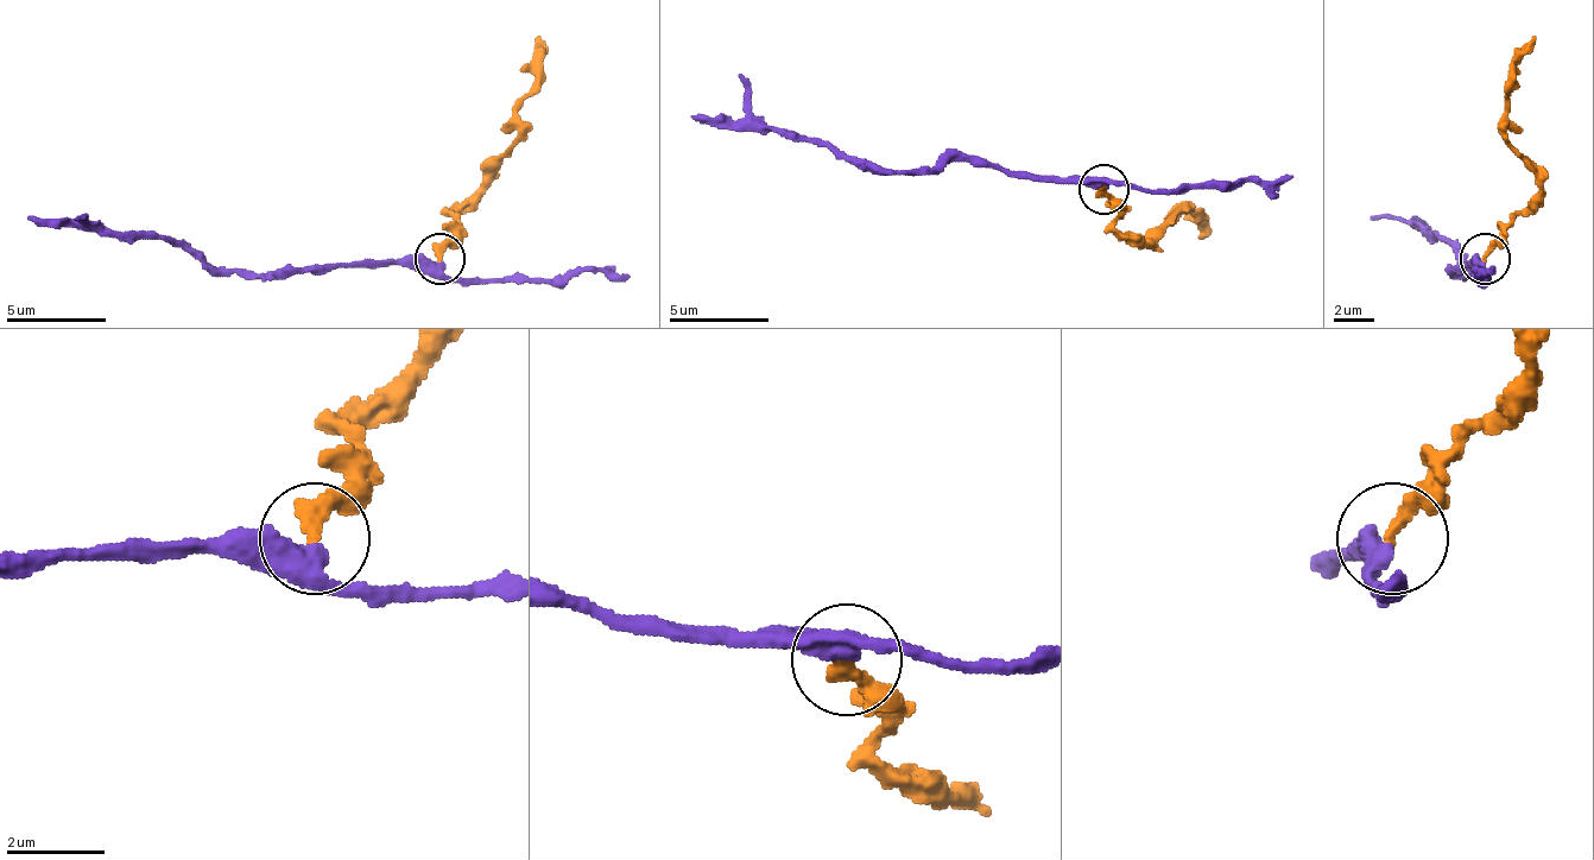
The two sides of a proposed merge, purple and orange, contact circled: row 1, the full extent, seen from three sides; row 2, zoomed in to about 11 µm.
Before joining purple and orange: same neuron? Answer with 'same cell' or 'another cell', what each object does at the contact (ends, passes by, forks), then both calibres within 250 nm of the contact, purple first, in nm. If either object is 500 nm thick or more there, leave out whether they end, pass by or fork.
same cell; purple passes by; orange ends; calibres 340 and 320 nm

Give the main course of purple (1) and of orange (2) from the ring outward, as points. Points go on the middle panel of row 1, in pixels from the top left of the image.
1: (1102, 190), (967, 159), (872, 170), (822, 145), (786, 140), (772, 130), (716, 130), (691, 115)
2: (1102, 190), (1117, 225), (1142, 240), (1147, 240), (1182, 209), (1197, 220), (1202, 240)

